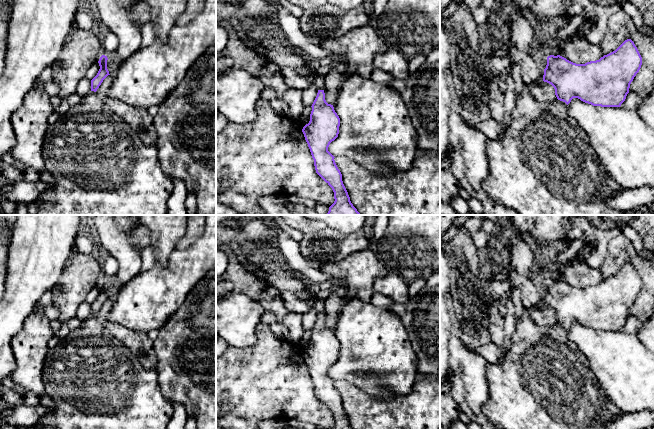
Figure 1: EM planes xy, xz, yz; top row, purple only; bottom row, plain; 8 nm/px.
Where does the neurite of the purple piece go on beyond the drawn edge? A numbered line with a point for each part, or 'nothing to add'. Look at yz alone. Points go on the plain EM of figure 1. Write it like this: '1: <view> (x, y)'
1: yz (543, 381)

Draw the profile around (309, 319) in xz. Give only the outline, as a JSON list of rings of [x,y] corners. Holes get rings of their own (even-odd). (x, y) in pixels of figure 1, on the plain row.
[[[310,308],[310,310],[303,315],[302,326],[304,331],[312,330],[316,320],[318,317],[318,312],[314,308]]]

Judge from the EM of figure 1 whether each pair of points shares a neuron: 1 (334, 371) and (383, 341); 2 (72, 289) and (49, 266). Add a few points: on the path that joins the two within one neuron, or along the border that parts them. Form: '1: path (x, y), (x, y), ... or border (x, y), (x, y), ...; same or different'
1: path (346, 367), (367, 357), (371, 353); same
2: border (64, 270), (59, 281), (54, 286); different

